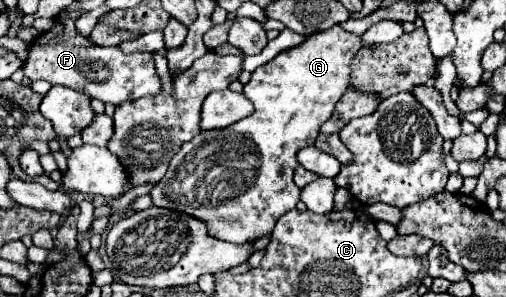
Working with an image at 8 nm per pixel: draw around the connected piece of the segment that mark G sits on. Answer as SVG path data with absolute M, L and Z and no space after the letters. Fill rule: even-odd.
M336 24L330 30L316 32L300 46L284 50L268 64L260 66L244 86L244 96L256 108L254 114L220 132L200 132L190 142L186 142L172 158L164 178L150 190L152 204L158 208L184 212L204 222L208 236L218 240L246 244L270 234L278 218L294 210L300 200L300 188L292 180L294 168L298 166L296 154L304 146L314 146L320 126L332 116L336 102L348 90L350 60L352 54L360 50L360 46L360 36L354 36Z

